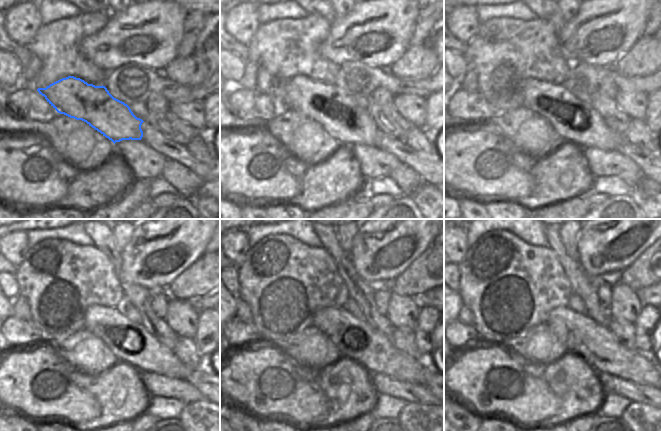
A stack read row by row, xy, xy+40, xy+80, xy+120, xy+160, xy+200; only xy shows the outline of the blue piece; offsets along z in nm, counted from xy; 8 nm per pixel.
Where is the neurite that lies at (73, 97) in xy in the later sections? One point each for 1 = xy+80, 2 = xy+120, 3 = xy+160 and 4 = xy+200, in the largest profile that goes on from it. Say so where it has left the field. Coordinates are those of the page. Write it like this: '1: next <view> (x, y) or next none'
1: next xy+80 (573, 119)
2: next xy+120 (127, 340)
3: next xy+160 (352, 336)
4: next xy+200 (598, 345)

